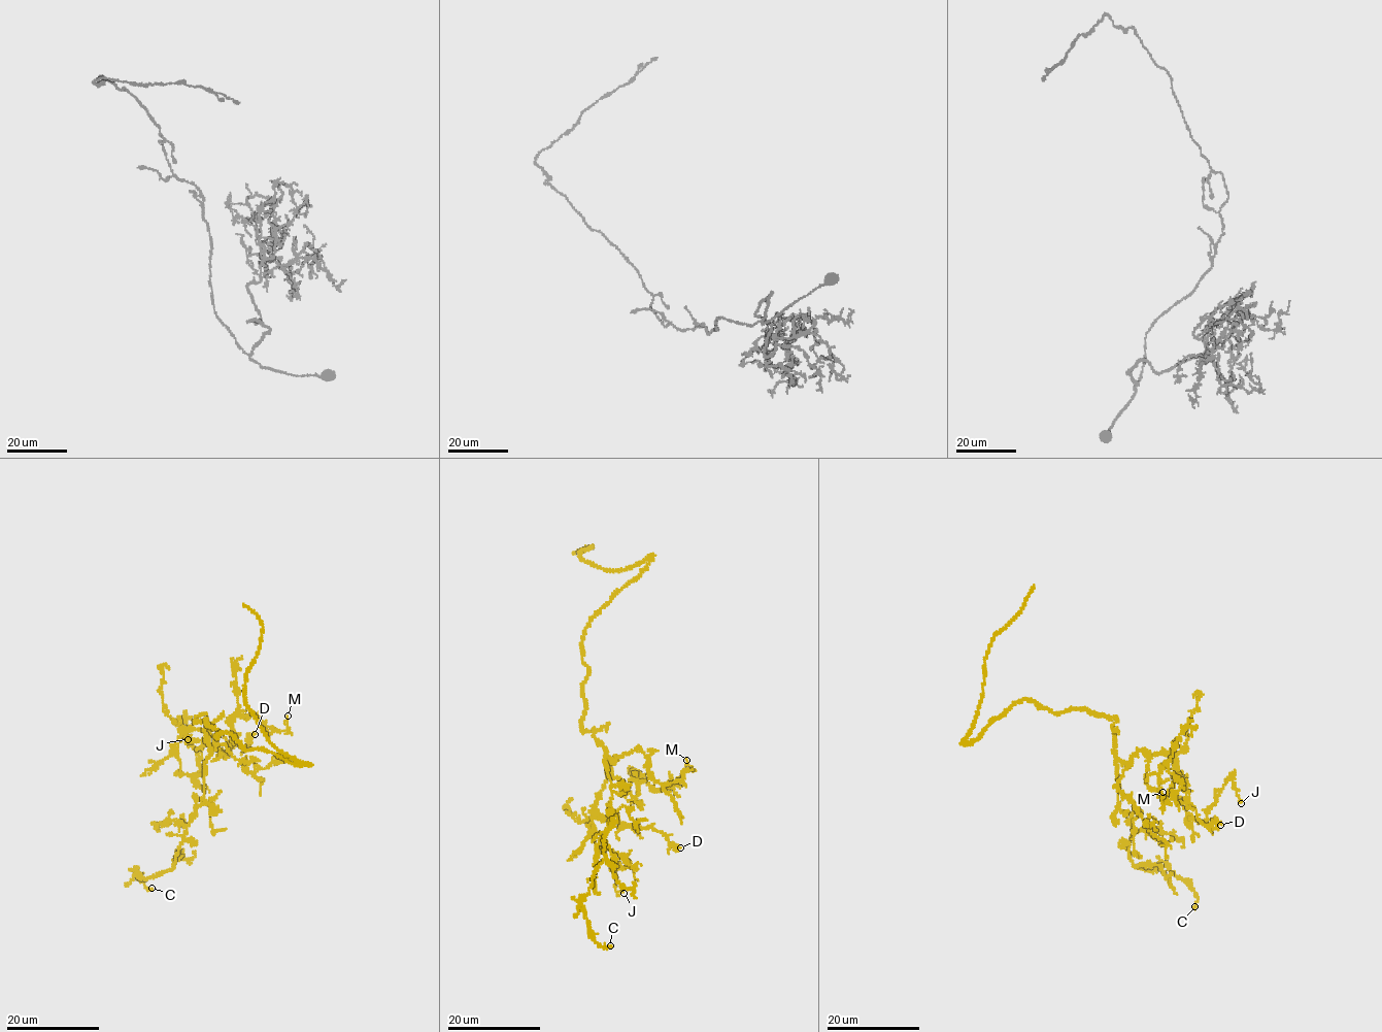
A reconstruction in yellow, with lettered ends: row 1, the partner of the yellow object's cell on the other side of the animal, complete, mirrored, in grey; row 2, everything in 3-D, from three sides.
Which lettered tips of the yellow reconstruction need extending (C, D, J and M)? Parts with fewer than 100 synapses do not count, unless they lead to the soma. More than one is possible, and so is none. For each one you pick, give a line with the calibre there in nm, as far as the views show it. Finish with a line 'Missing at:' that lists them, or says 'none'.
Missing at: none

